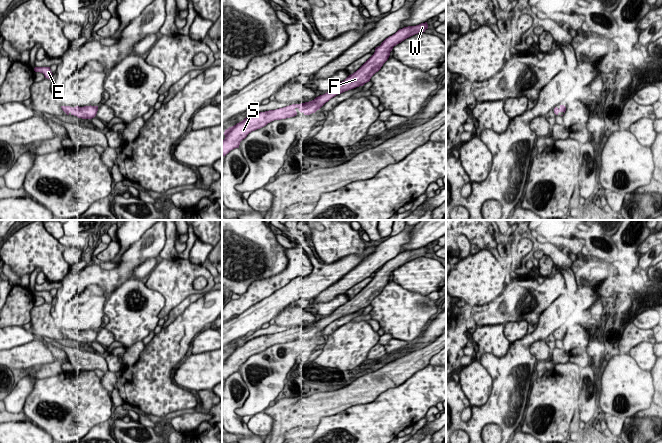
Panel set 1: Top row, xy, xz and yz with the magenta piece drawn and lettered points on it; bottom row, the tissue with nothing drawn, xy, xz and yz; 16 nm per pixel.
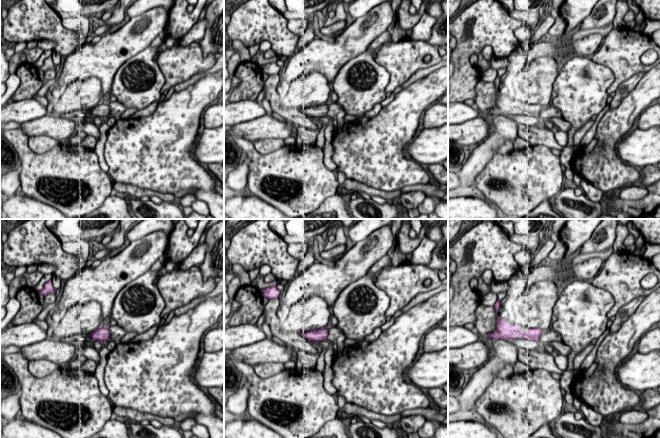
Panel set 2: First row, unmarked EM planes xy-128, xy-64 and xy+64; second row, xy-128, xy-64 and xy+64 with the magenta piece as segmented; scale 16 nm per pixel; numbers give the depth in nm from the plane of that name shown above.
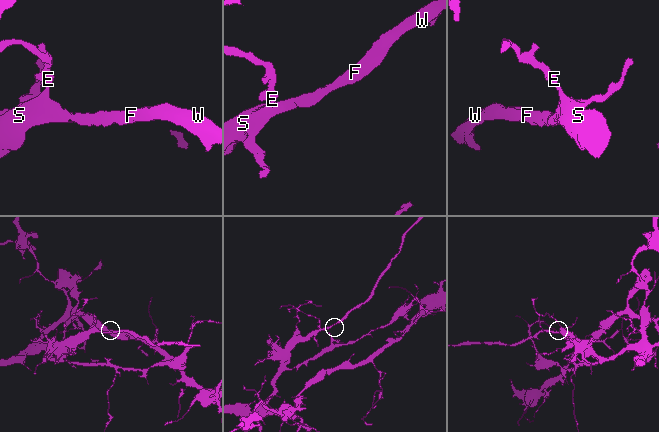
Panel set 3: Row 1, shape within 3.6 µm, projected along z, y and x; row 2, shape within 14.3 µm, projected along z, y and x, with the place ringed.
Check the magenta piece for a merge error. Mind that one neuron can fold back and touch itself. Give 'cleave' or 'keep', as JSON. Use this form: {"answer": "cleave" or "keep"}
{"answer": "keep"}

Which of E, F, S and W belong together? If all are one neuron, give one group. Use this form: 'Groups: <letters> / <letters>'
Groups: E F S W

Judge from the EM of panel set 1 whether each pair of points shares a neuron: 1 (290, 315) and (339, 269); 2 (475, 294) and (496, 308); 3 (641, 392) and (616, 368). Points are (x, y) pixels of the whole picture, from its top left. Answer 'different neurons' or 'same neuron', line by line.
1: different neurons
2: different neurons
3: same neuron

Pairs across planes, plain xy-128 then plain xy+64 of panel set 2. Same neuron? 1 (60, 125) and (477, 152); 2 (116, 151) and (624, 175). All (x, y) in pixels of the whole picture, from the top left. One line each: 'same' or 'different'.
1: different
2: same

